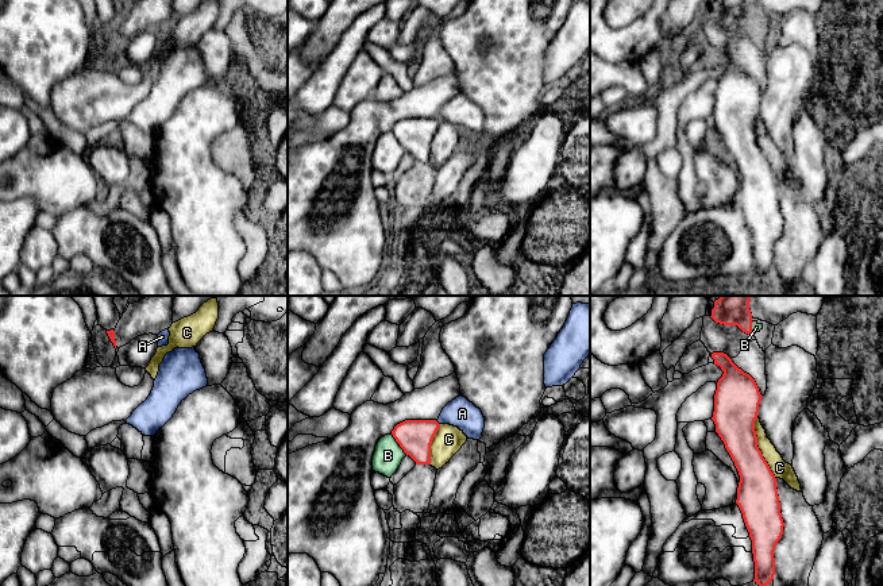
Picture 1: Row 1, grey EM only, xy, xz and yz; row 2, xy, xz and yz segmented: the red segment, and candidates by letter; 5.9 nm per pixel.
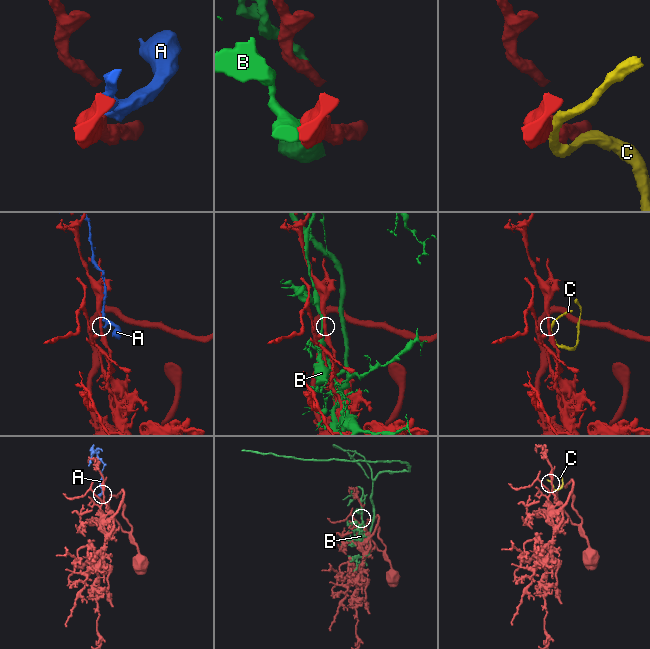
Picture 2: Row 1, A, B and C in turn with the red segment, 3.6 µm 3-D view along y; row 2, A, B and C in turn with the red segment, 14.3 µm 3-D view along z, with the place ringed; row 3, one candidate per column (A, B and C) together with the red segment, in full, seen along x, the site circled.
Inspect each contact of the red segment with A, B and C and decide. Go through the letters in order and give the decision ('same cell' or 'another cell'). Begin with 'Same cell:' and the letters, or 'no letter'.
Same cell: no letter
A: another cell
B: another cell
C: another cell

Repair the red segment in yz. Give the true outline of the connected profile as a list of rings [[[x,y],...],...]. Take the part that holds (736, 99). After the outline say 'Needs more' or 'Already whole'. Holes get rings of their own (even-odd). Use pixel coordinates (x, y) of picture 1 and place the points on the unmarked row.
[[[713,50],[724,69],[717,80],[712,117],[740,173],[737,197],[752,238],[753,279],[764,286],[775,273],[775,243],[783,232],[776,176],[757,144],[755,117],[761,92],[755,77],[724,50]]]. Already whole

